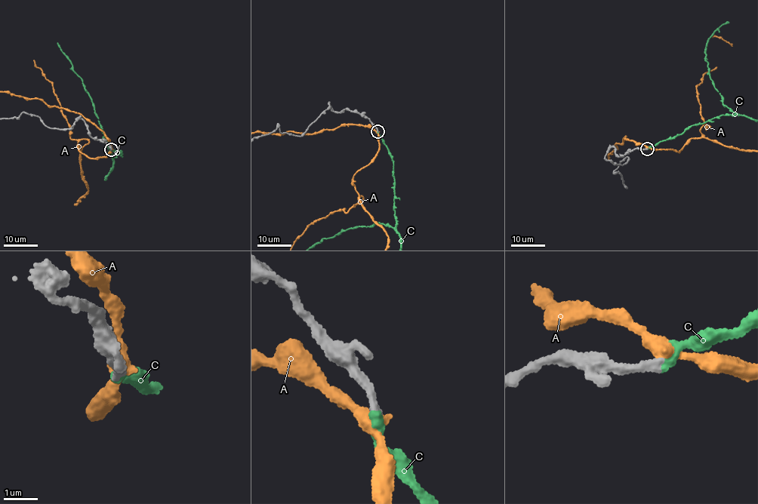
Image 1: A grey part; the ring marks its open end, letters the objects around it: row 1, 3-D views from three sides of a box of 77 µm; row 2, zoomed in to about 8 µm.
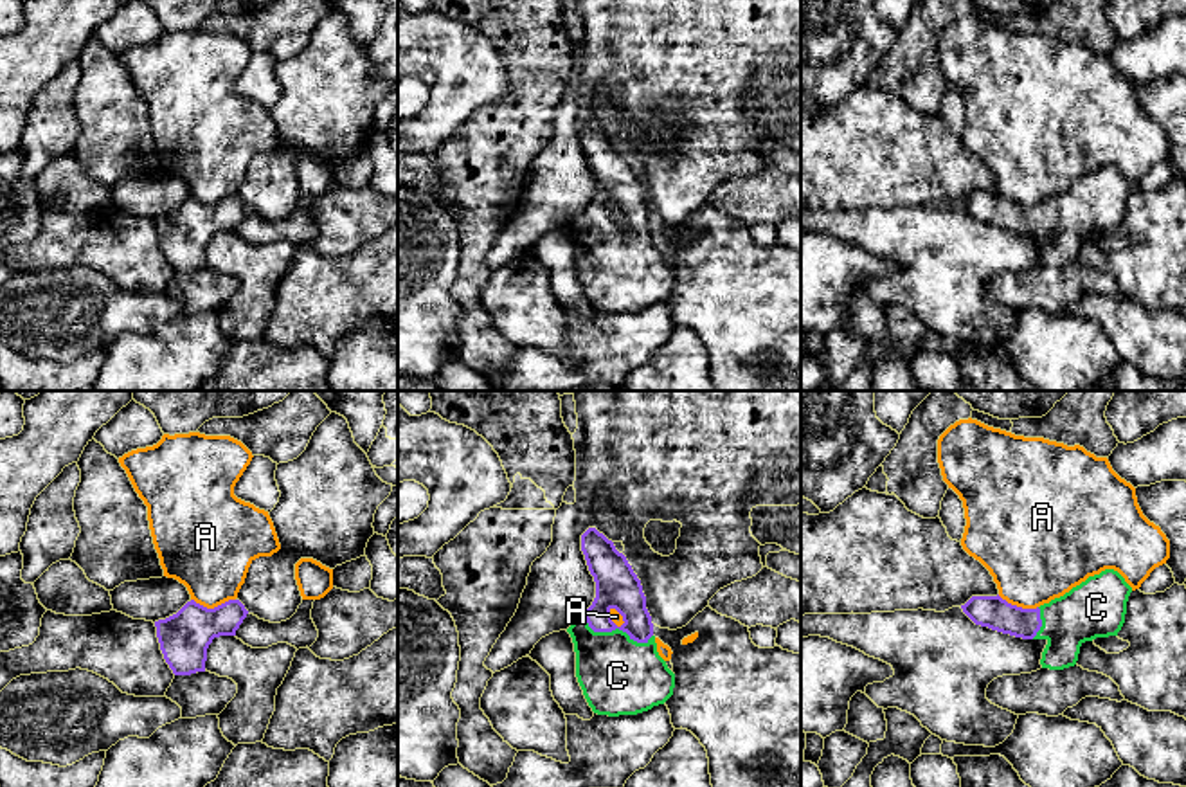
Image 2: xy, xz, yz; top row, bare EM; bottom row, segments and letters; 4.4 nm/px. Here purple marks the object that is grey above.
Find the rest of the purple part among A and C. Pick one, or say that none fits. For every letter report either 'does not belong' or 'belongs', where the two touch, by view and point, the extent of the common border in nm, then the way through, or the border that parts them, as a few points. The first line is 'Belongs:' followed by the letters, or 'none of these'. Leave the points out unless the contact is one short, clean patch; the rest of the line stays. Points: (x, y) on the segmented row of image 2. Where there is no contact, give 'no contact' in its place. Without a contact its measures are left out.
Belongs: C
A: does not belong; meets purple in xy at (215, 607); contact 200 nm long; border along xy (191, 598), (207, 607), (234, 600)
C: belongs; meets purple in xz at (616, 627); contact 320 nm long

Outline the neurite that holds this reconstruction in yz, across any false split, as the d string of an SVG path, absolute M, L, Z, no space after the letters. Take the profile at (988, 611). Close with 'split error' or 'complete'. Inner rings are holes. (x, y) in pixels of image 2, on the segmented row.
M1105 569L1037 609L1011 605L999 594L972 596L961 609L975 625L1022 639L1046 639L1042 668L1064 670L1076 665L1085 641L1118 636L1130 593L1118 571Z | split error

